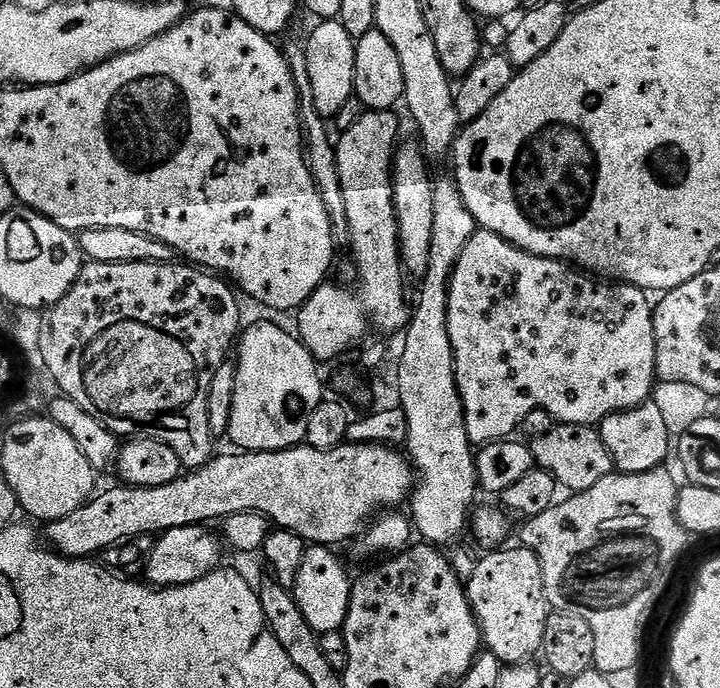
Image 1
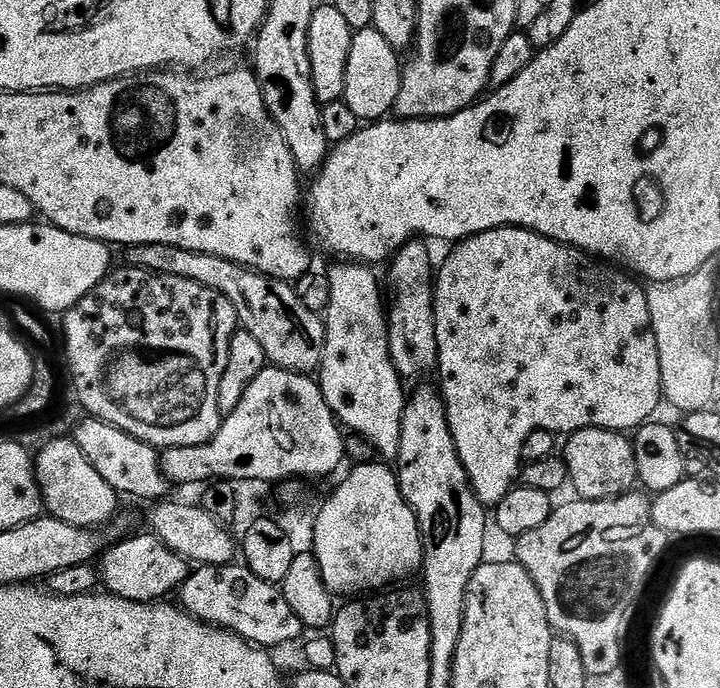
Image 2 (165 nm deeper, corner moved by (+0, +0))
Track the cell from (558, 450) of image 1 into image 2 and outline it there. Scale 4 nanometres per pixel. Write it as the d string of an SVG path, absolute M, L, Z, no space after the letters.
M587 428L571 433L562 444L562 459L568 468L570 488L581 500L613 500L637 487L636 459L632 440L625 433L605 428Z

